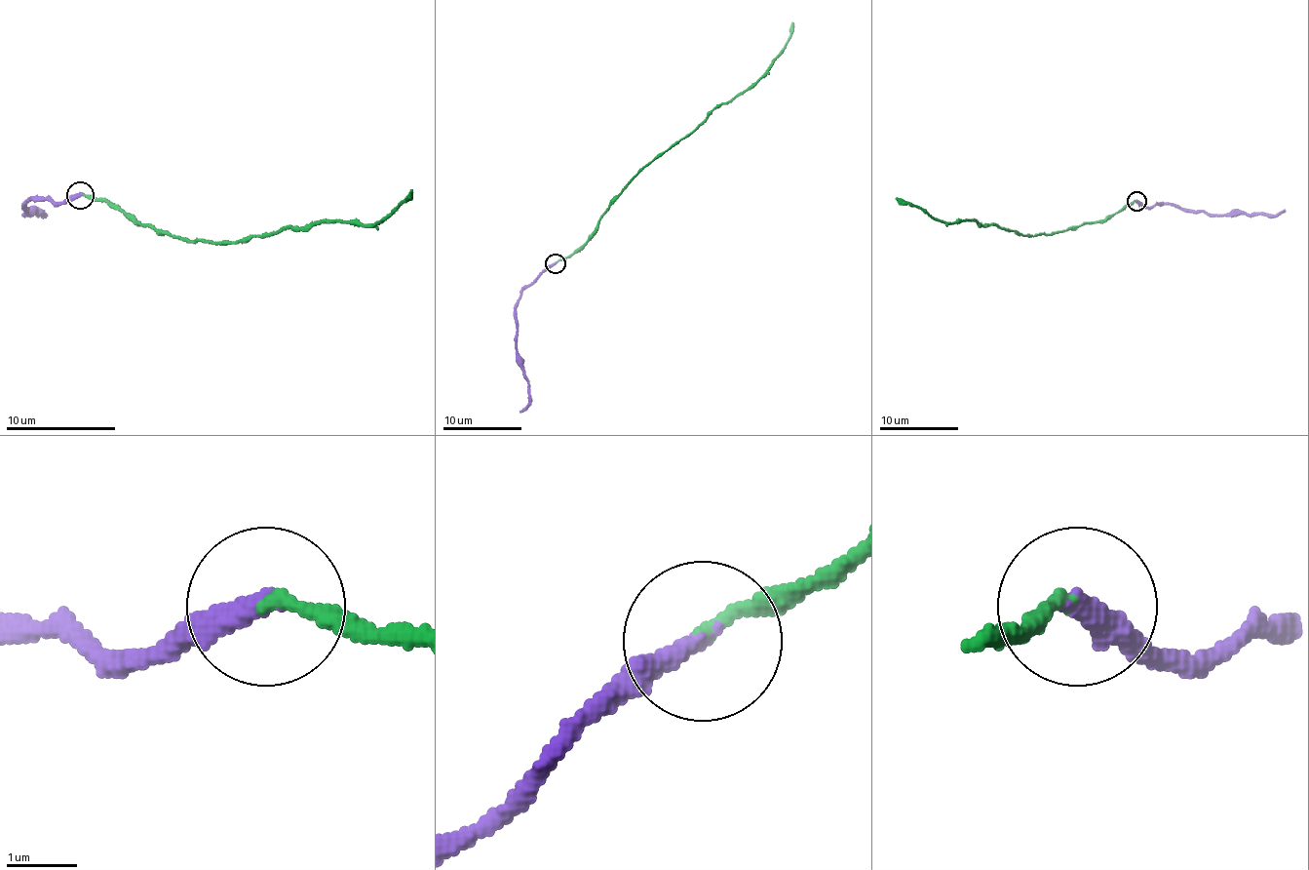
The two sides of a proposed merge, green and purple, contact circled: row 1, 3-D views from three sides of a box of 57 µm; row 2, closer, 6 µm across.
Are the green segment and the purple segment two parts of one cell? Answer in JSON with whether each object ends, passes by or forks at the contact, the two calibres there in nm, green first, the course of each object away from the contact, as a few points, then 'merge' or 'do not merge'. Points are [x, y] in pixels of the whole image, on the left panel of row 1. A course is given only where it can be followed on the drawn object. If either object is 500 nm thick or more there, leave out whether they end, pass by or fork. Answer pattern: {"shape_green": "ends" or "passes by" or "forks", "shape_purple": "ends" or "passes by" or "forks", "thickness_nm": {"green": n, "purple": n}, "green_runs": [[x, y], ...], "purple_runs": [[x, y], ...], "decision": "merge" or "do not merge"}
{"shape_green": "ends", "shape_purple": "ends", "thickness_nm": {"green": 200, "purple": 340}, "green_runs": [[80, 193], [108, 198], [124, 215], [176, 237], [245, 243], [284, 228], [341, 220], [374, 223], [409, 190]], "purple_runs": [[80, 196], [61, 201], [33, 198], [25, 204], [25, 213], [42, 213], [42, 215], [31, 207]], "decision": "merge"}

